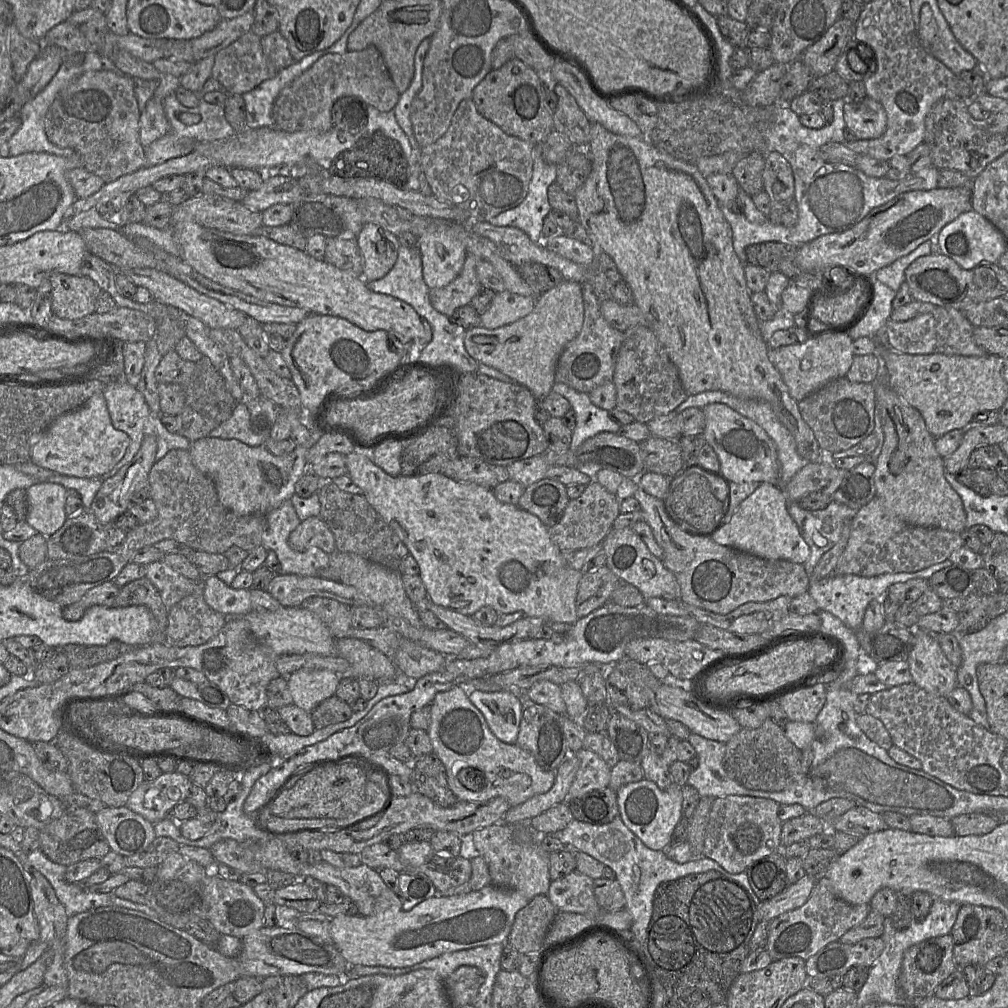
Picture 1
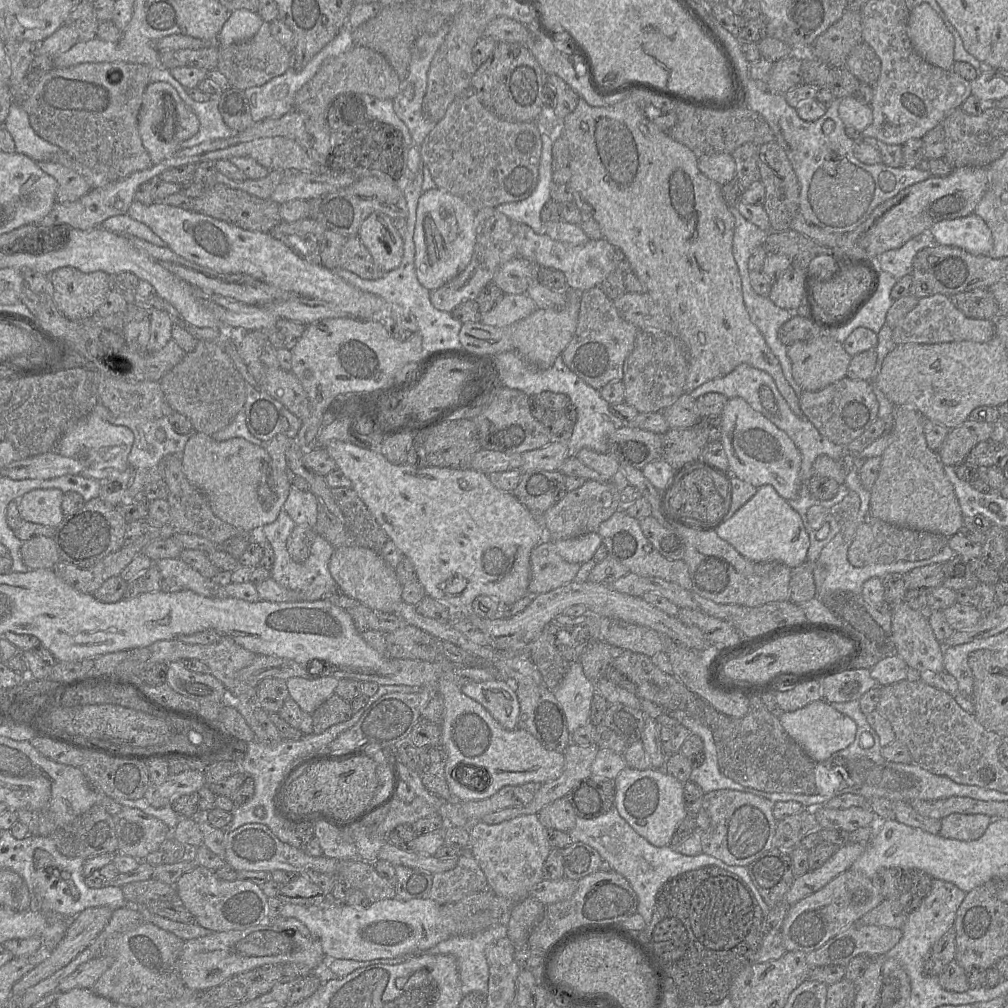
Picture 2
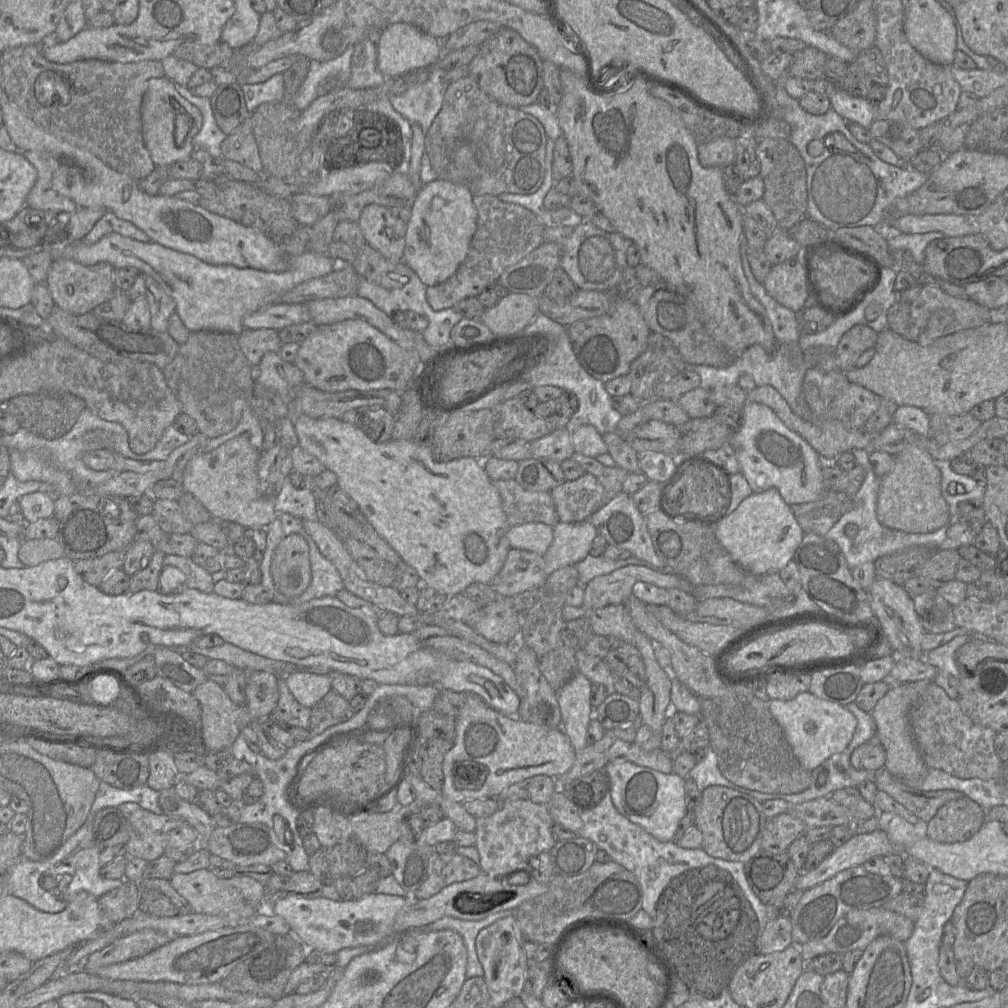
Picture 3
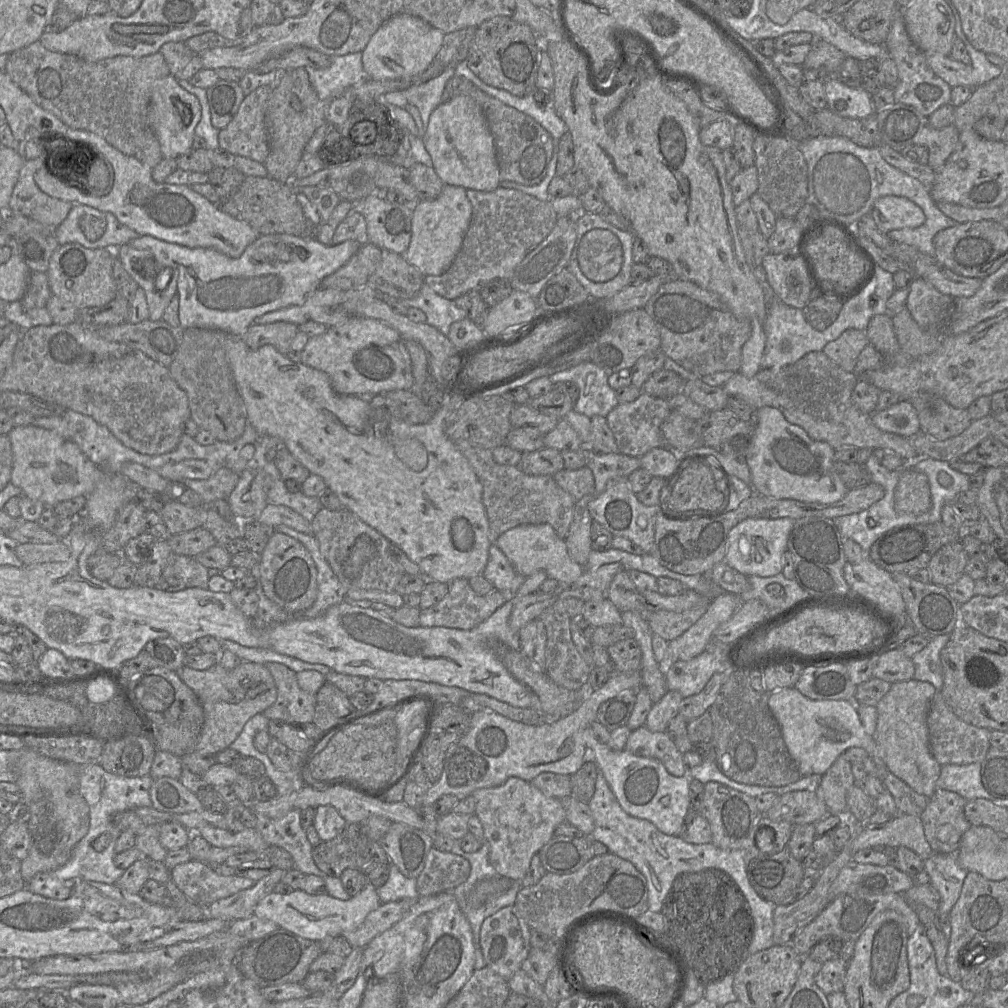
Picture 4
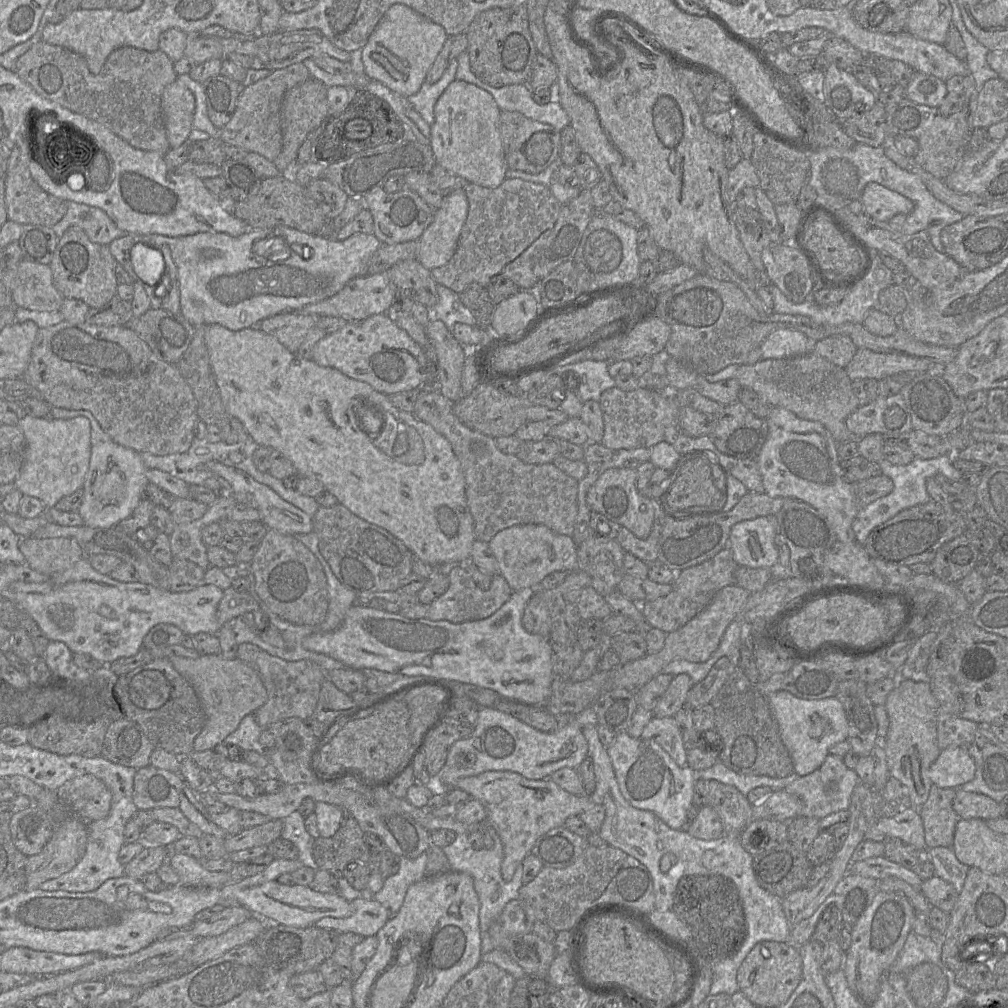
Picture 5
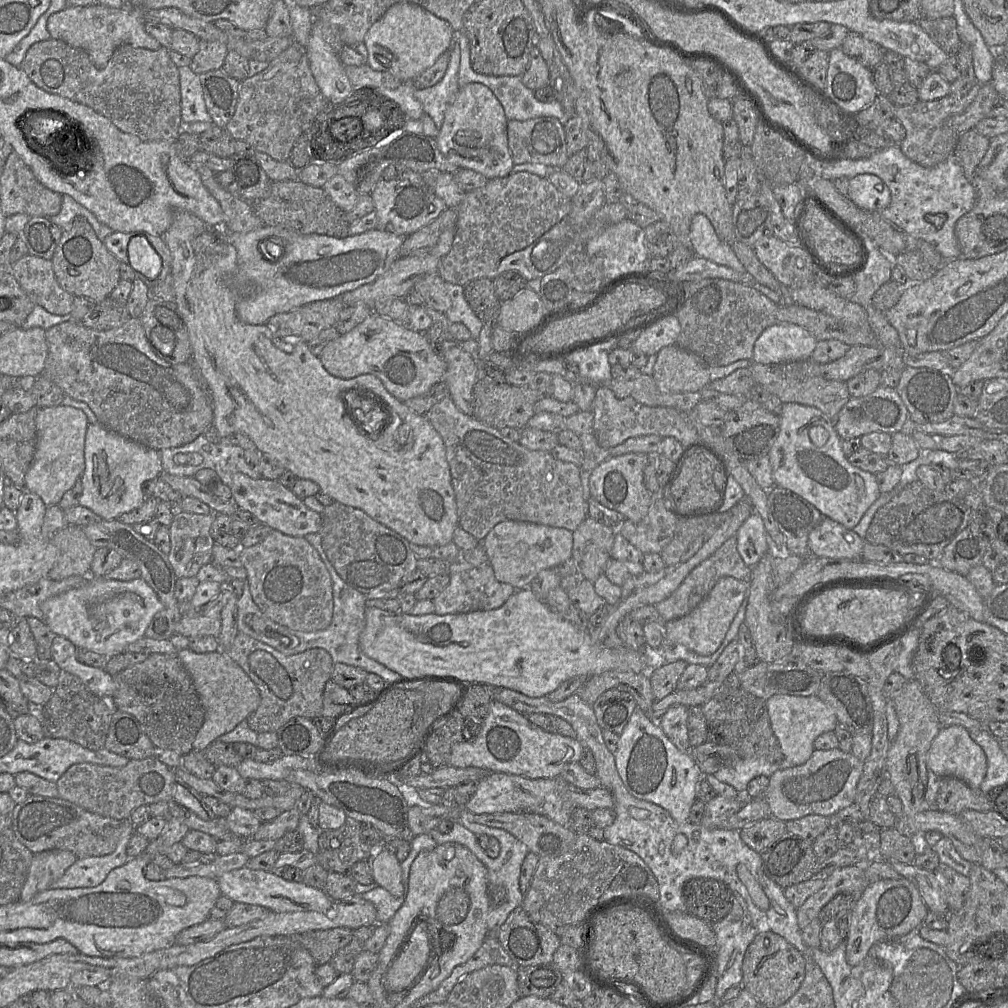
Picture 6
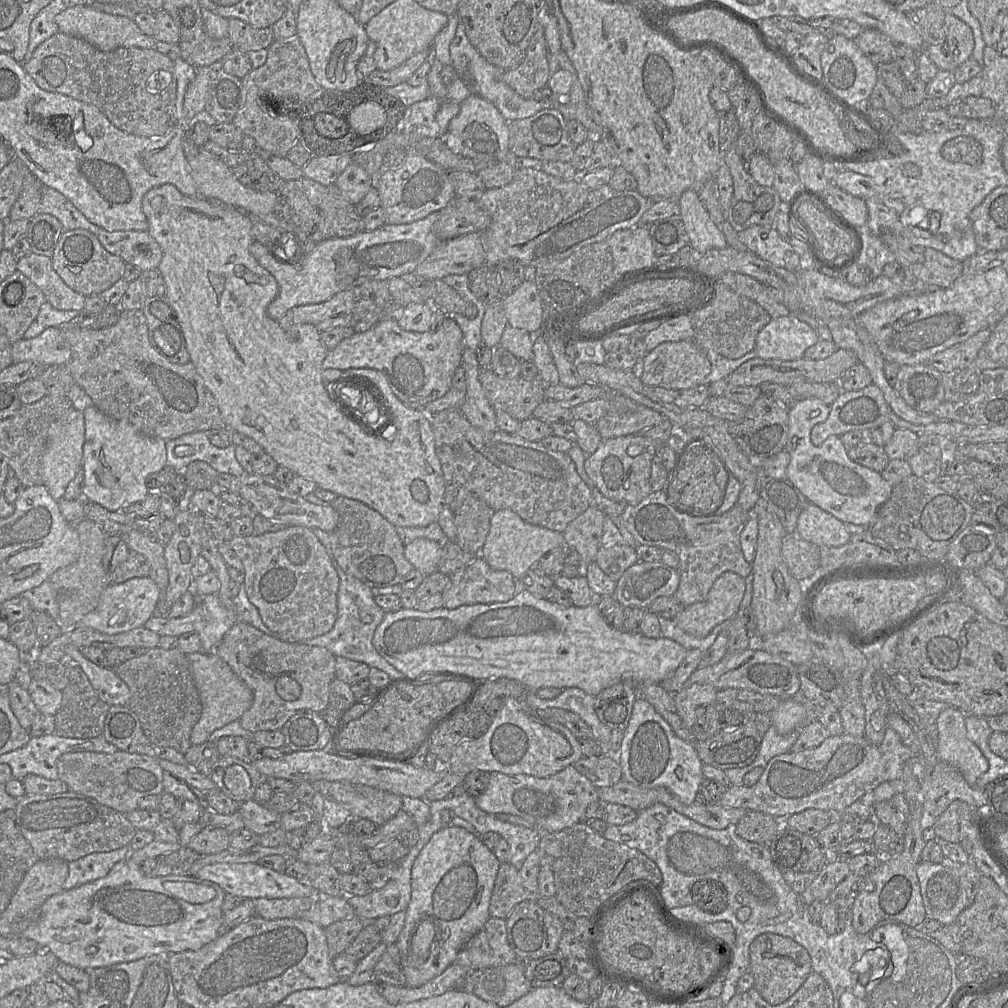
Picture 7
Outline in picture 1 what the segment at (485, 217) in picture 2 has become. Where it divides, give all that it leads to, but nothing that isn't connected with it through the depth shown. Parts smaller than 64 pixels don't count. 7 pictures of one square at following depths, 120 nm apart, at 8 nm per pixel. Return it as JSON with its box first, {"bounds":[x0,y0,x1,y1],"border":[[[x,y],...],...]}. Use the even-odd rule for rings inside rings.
{"bounds":[429,254,482,317],"border":[[[468,254],[460,274],[447,286],[429,290],[431,305],[438,312],[451,317],[458,308],[470,304],[482,287],[476,274],[479,259]]]}

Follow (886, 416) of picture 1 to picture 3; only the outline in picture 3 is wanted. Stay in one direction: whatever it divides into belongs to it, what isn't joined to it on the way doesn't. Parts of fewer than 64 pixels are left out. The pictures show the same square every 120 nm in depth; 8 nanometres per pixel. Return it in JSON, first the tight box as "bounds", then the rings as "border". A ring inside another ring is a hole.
{"bounds":[876,446,949,533],"border":[[[907,446],[894,455],[892,470],[881,478],[876,515],[887,528],[905,533],[932,533],[949,523],[949,507],[941,492],[941,472],[933,457],[917,446]]]}

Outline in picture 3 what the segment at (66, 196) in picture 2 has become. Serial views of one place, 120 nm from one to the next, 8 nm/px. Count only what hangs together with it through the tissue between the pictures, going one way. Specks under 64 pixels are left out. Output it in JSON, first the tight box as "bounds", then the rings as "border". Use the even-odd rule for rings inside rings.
{"bounds":[21,151,78,213],"border":[[[21,151],[23,156],[36,168],[37,170],[37,181],[26,198],[25,206],[38,209],[43,211],[52,212],[65,212],[74,213],[78,207],[76,203],[68,197],[59,194],[56,190],[52,188],[52,169],[45,159],[41,158],[41,152],[35,151]]]}

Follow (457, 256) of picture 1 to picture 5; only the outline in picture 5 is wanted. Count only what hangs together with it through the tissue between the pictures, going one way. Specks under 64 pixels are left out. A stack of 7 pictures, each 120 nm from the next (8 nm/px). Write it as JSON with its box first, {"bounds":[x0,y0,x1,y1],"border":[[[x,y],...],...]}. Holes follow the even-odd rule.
{"bounds":[416,190,468,270],"border":[[[458,190],[442,200],[431,224],[418,240],[416,260],[432,270],[449,262],[455,253],[462,227],[468,215],[465,190]]]}

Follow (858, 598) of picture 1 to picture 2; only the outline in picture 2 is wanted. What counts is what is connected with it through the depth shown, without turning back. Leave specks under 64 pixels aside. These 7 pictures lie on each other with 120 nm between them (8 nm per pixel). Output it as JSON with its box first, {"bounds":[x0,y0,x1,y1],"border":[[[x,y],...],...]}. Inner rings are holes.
{"bounds":[812,532,955,596],"border":[[[839,532],[826,546],[824,546],[816,563],[812,563],[816,596],[827,596],[841,591],[848,591],[854,594],[862,594],[862,586],[864,582],[870,578],[881,578],[884,575],[891,573],[907,574],[914,568],[920,568],[936,563],[945,564],[955,556],[954,552],[947,544],[941,549],[939,553],[926,560],[916,562],[899,561],[892,564],[854,567],[849,563],[847,559],[847,552],[851,543],[852,541],[845,539],[842,533]]]}

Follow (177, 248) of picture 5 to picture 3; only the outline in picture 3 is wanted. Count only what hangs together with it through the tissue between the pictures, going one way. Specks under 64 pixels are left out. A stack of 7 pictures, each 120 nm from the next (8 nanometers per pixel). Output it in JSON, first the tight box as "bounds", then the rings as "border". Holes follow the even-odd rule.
{"bounds":[51,232,339,335],"border":[[[116,232],[103,236],[92,245],[81,240],[67,245],[64,250],[51,250],[52,261],[65,258],[83,265],[108,263],[113,268],[135,269],[139,274],[155,279],[176,302],[176,312],[191,332],[218,331],[240,335],[243,319],[267,305],[277,303],[285,292],[297,285],[334,271],[339,263],[329,255],[306,252],[288,257],[287,268],[282,272],[267,272],[231,265],[211,265],[199,258],[178,252],[155,242],[142,242]]]}

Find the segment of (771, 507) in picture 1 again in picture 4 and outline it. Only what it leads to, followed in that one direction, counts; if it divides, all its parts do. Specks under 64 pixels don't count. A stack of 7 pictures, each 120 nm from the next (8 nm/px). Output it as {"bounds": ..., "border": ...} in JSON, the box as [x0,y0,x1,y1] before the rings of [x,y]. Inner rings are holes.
{"bounds":[725,518,793,576],"border":[[[747,518],[735,525],[728,534],[725,562],[746,576],[775,576],[782,571],[782,556],[793,529],[792,518]]]}

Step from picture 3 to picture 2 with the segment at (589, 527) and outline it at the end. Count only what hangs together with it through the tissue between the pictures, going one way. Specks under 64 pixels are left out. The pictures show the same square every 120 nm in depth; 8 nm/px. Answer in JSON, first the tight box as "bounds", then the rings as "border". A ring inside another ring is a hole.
{"bounds":[553,532,602,564],"border":[[[592,532],[570,539],[558,539],[553,542],[558,553],[564,560],[578,564],[584,564],[590,561],[602,543],[598,532]]]}

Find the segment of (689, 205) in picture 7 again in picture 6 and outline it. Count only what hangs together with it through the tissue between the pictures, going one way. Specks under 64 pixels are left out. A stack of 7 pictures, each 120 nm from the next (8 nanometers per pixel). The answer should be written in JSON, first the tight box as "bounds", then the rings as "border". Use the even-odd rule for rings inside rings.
{"bounds":[689,214,746,273],"border":[[[695,214],[692,218],[689,231],[689,247],[697,257],[726,266],[738,273],[746,272],[731,246],[718,238],[711,222],[703,214]]]}

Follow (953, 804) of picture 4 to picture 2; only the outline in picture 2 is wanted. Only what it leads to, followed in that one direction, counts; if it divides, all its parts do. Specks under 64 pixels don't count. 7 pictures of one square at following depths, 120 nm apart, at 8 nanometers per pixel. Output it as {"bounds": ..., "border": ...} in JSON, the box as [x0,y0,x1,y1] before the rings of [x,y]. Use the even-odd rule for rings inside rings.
{"bounds":[939,813,993,841],"border":[[[952,813],[941,819],[939,835],[960,841],[975,841],[987,830],[993,818],[984,814]]]}

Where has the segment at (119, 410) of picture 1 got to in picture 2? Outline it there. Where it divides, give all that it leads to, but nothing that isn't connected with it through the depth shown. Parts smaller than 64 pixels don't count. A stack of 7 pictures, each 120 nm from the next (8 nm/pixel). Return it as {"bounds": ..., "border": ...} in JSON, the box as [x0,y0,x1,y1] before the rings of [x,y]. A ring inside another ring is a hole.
{"bounds":[93,403,190,469],"border":[[[98,403],[93,413],[113,425],[125,426],[134,434],[134,444],[128,455],[130,467],[151,469],[159,465],[162,459],[168,455],[181,455],[190,435],[178,434],[172,427],[168,416],[155,420],[119,417],[113,415],[105,406]],[[163,430],[166,439],[160,442],[156,438],[156,431]]]}

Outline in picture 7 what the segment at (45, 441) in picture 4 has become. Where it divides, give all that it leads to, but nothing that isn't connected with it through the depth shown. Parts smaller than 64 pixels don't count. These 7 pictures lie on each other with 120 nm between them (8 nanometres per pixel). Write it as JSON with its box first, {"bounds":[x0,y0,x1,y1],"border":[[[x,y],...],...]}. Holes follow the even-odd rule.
{"bounds":[40,408,85,501],"border":[[[71,408],[62,417],[53,422],[48,430],[46,448],[40,464],[41,483],[47,488],[51,497],[59,501],[65,490],[82,468],[83,445],[85,441],[85,422],[81,411]]]}

